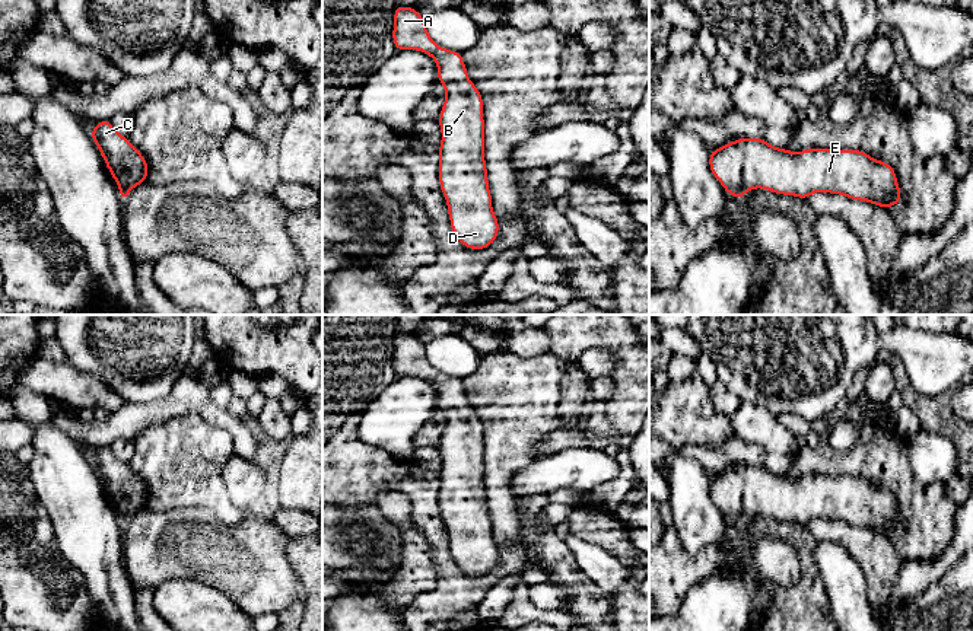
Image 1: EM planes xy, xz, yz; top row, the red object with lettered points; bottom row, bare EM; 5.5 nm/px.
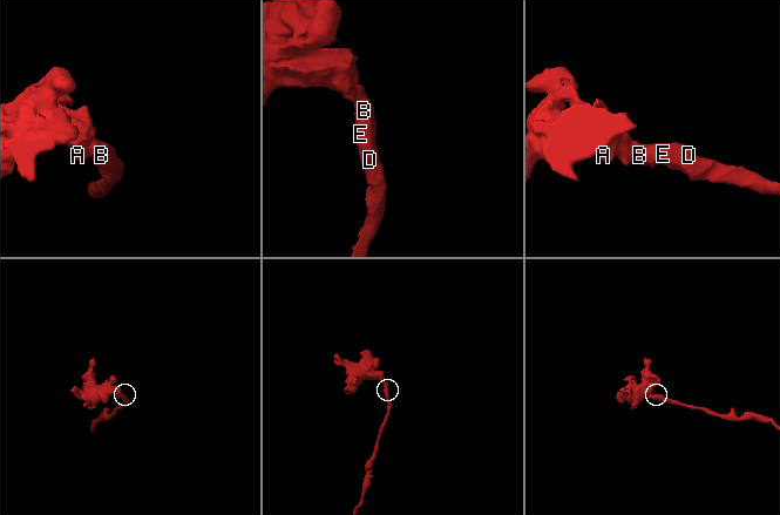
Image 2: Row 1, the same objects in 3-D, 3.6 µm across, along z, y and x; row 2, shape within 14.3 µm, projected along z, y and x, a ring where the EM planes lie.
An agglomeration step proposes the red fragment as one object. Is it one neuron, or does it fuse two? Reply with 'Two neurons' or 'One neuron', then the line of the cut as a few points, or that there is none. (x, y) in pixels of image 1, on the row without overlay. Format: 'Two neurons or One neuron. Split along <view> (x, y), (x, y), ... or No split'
One neuron. No split

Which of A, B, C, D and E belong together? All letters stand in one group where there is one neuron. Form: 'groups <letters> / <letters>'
groups A B C D E

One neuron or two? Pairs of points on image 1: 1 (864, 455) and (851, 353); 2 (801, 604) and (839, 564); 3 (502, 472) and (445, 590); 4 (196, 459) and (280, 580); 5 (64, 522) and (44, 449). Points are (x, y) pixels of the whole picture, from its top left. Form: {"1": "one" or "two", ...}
{"1": "two", "2": "two", "3": "two", "4": "two", "5": "one"}

